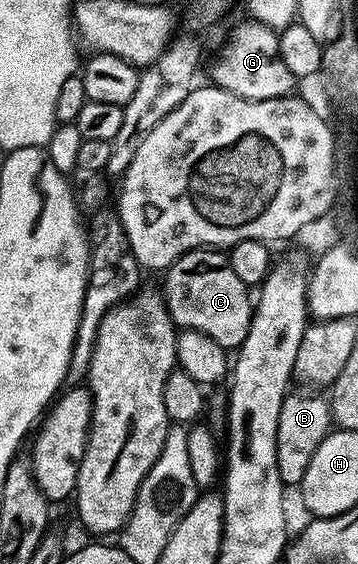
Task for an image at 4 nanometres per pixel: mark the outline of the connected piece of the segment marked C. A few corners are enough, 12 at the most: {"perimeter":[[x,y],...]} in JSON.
{"perimeter":[[222,249],[168,266],[161,293],[179,330],[228,352],[253,294]]}

